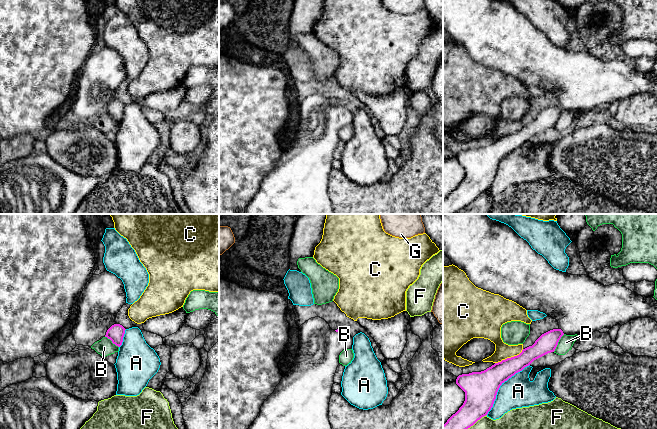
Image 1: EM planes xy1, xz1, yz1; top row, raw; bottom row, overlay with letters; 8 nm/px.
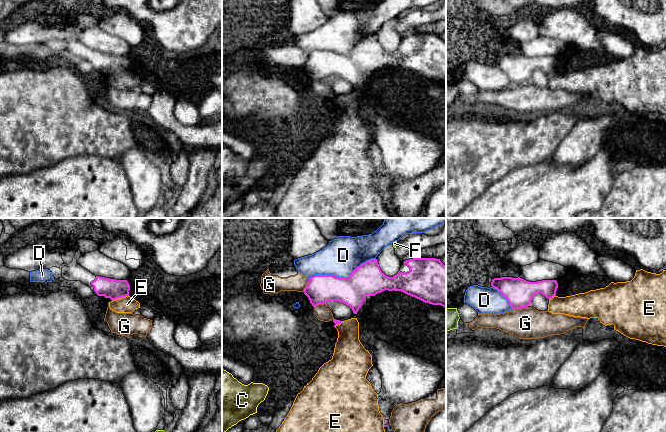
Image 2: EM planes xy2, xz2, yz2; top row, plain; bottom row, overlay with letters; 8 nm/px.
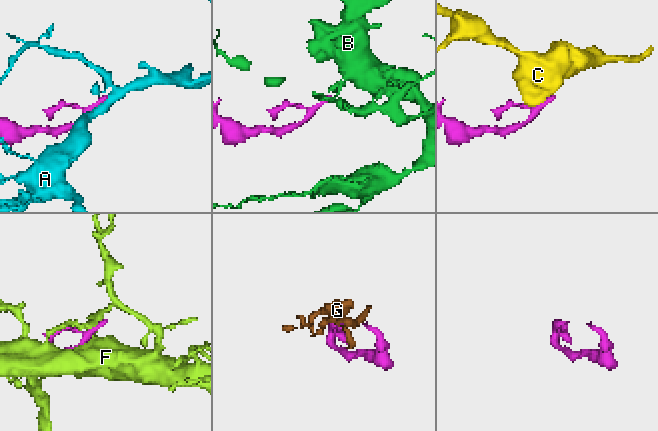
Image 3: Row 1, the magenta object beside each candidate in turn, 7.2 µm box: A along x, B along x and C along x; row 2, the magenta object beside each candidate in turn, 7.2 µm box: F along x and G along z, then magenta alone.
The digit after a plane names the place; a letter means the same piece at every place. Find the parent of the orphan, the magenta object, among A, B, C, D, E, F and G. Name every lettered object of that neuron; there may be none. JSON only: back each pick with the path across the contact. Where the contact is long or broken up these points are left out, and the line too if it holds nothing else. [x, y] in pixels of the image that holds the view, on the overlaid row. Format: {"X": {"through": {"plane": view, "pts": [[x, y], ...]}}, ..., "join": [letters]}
{"join": []}

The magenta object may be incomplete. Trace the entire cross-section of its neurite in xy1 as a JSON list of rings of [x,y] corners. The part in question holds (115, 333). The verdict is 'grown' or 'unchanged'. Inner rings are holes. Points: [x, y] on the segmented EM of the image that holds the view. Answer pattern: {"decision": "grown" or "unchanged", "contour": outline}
{"decision": "grown", "contour": [[[105,270],[99,275],[93,275],[78,300],[78,314],[72,331],[76,344],[91,347],[101,337],[107,337],[120,347],[126,329],[115,322],[115,317],[126,303],[126,298],[124,284],[115,274]]]}

